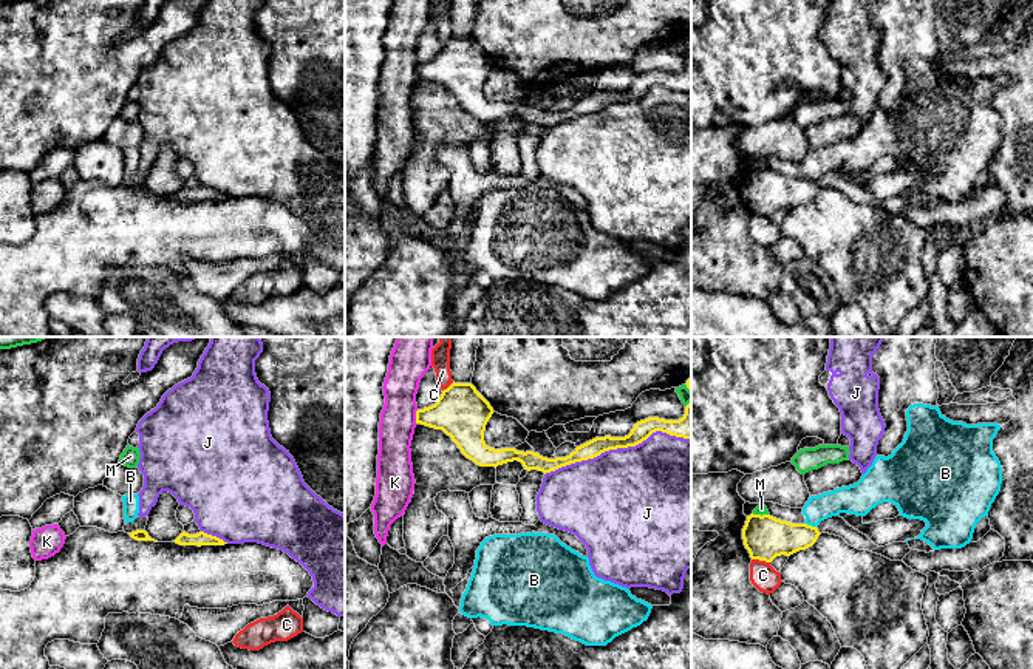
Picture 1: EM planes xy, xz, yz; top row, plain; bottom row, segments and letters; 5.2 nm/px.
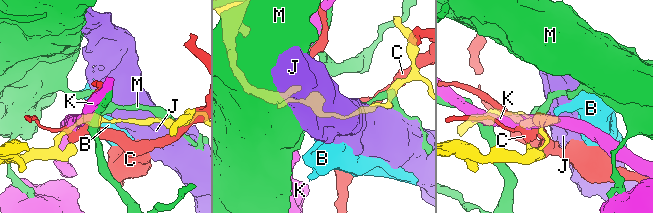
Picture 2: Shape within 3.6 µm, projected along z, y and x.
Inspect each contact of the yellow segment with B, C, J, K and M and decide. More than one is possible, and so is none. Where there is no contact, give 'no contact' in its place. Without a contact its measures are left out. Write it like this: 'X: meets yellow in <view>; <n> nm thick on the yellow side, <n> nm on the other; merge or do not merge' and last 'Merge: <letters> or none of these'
B: meets yellow in yz; 220 nm thick on the yellow side, 150 nm on the other; do not merge
C: meets yellow in yz; 220 nm thick on the yellow side, 140 nm on the other; do not merge
J: meets yellow in xz; 100 nm thick on the yellow side, 480 nm on the other; do not merge
K: meets yellow in xz; 280 nm thick on the yellow side, 190 nm on the other; do not merge
M: meets yellow in yz; 220 nm thick on the yellow side, 50 nm on the other; do not merge
Merge: none of these

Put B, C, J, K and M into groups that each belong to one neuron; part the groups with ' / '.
B / C / J / K / M

